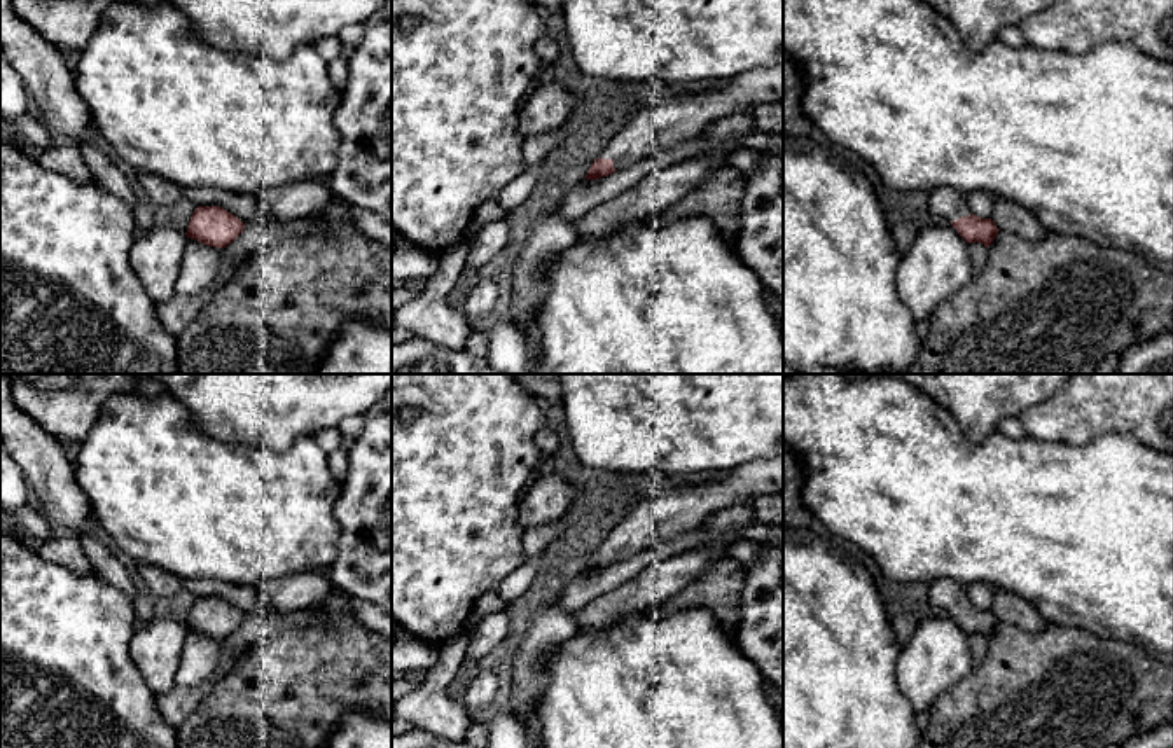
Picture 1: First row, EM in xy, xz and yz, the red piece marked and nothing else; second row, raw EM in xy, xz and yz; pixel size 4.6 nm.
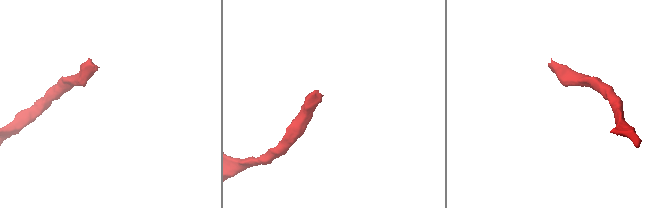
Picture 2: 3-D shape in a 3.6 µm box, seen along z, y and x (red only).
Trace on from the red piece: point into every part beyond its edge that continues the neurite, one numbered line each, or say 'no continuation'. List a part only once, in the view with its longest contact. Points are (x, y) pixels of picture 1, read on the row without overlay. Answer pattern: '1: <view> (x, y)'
1: xz (686, 509)

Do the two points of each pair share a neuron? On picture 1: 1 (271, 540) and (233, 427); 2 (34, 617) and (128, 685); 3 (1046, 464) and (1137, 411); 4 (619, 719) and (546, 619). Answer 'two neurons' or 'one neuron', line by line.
1: two neurons
2: one neuron
3: two neurons
4: two neurons

